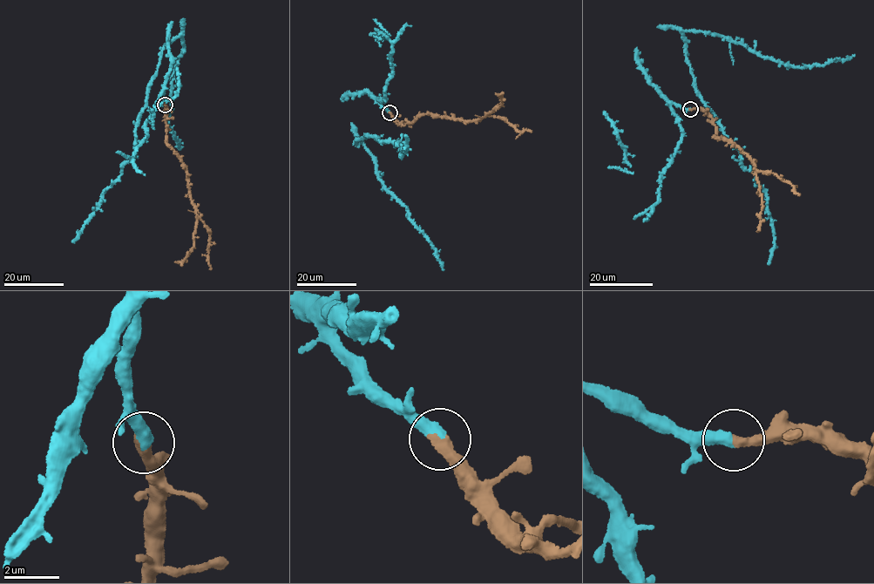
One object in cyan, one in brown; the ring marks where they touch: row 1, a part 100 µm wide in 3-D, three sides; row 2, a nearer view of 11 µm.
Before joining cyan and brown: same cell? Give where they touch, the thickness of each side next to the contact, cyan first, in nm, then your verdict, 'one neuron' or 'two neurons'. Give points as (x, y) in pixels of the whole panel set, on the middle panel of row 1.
(389, 112) | 480/440 nm | one neuron

